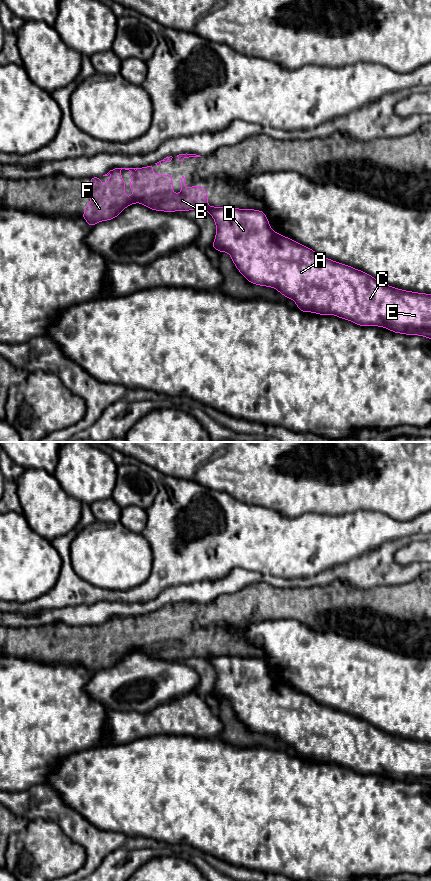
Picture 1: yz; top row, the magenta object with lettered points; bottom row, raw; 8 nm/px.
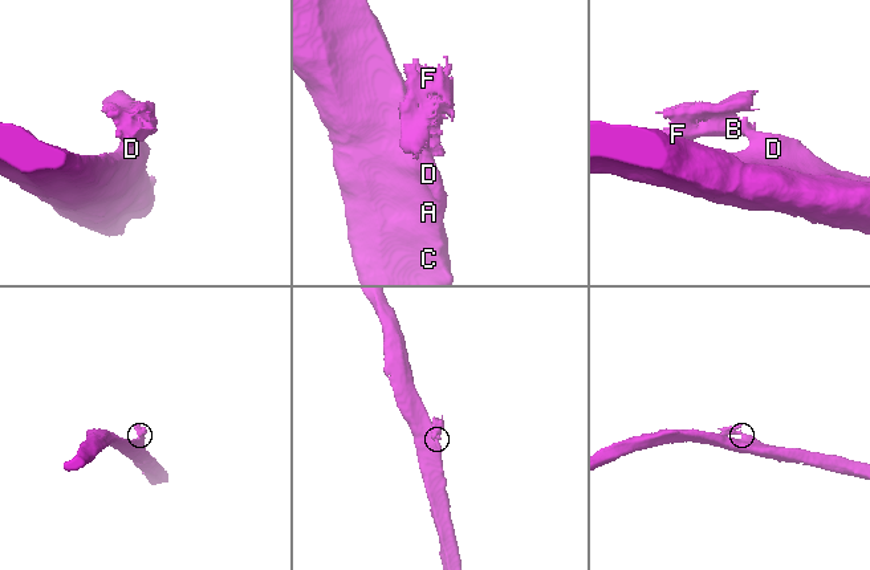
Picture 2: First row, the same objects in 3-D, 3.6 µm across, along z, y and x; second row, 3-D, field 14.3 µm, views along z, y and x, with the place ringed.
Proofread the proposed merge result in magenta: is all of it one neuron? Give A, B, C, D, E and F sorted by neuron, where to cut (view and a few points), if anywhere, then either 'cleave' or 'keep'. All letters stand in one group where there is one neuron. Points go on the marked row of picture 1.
A C D E / B F; cut in yz along (217, 207), (207, 210); cleave

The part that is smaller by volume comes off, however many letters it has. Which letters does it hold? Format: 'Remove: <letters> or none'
Remove: B, F

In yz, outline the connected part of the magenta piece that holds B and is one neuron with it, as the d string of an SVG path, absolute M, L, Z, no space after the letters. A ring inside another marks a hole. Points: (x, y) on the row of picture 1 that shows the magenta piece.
M151 164L145 167L141 168L115 168L110 170L107 174L103 176L108 176L109 174L112 175L112 177L109 179L108 182L101 184L99 177L89 177L89 181L94 184L93 187L90 188L90 202L89 205L84 208L85 213L81 215L82 218L86 220L89 226L93 227L95 224L101 222L101 221L107 221L112 220L116 218L126 207L134 204L134 203L140 203L142 205L145 205L149 209L155 210L155 211L164 211L164 212L175 212L175 211L189 211L193 209L200 209L208 211L210 209L218 208L216 206L209 207L207 205L209 201L209 195L205 193L205 187L204 186L190 186L188 190L185 189L185 178L182 176L181 178L181 193L180 194L174 194L173 193L173 182L172 174L166 174L164 176L153 173L154 165ZM121 170L129 170L130 176L132 177L133 181L129 183L130 188L134 191L134 193L126 198L125 197L125 182L121 177Z

